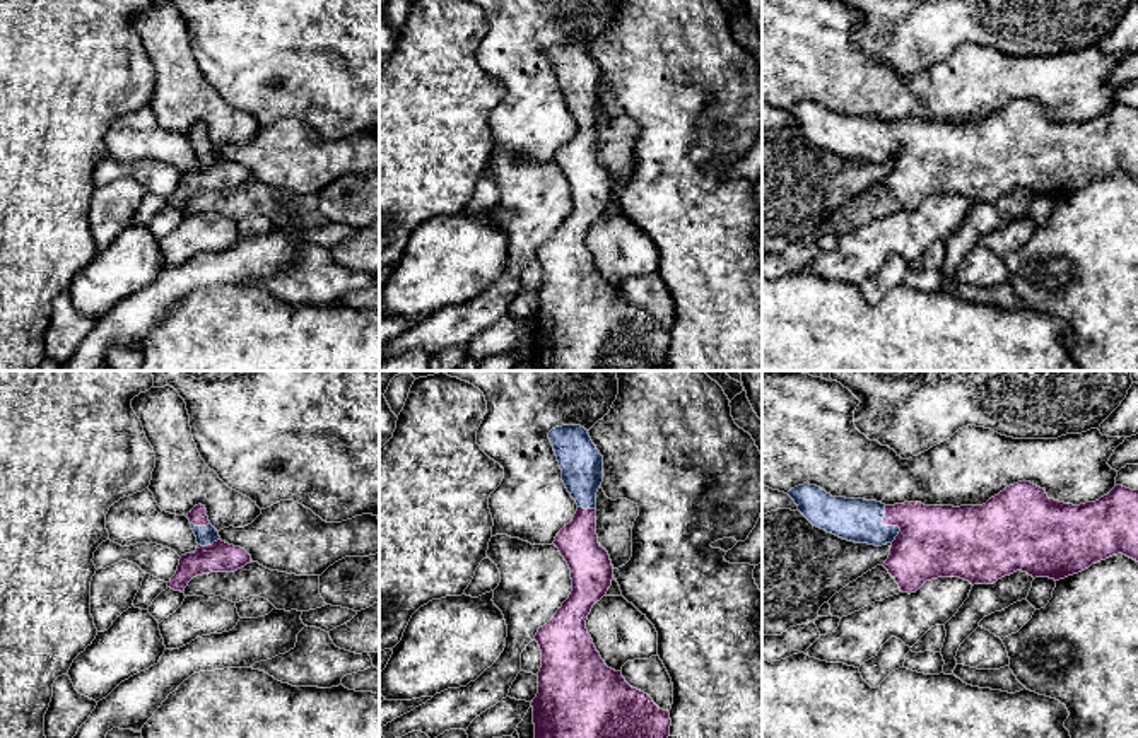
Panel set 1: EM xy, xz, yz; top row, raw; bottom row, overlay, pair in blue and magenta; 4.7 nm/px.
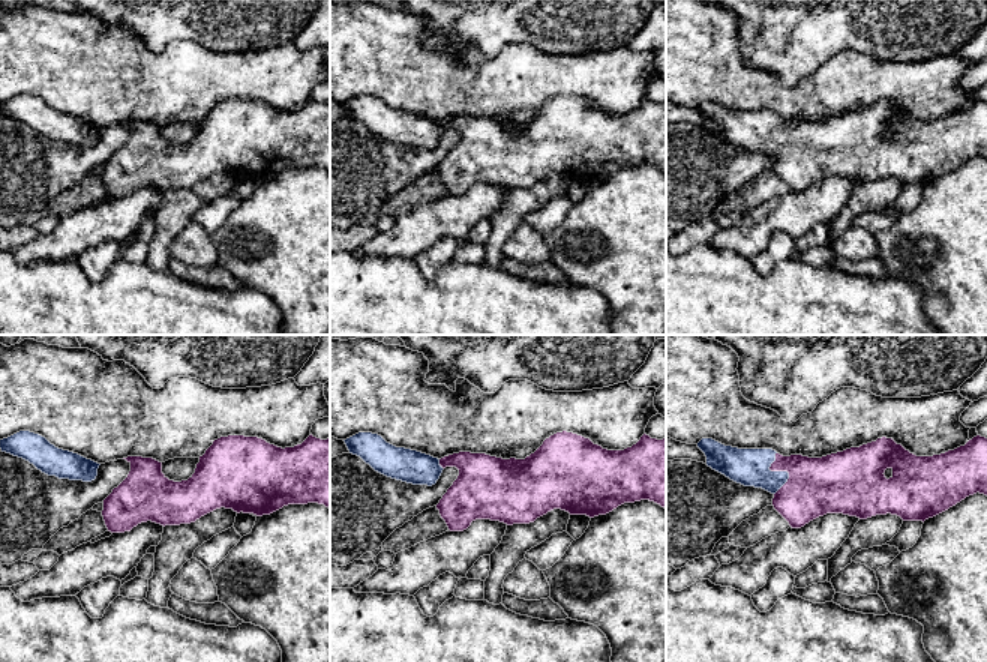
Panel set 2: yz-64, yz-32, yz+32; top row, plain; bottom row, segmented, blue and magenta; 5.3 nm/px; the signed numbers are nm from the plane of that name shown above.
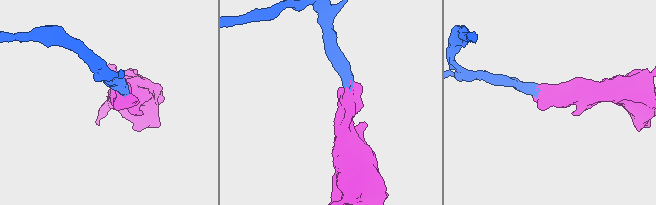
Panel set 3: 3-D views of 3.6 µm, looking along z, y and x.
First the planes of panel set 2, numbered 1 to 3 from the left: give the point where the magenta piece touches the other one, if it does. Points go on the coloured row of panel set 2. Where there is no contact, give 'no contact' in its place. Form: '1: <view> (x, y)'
1: no contact
2: yz-32 (438, 464)
3: yz+32 (782, 472)

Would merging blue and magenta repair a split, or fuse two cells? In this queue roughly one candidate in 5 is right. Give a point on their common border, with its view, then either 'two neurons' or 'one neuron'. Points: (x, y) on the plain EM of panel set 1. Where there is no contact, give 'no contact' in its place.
meets blue in yz at (889, 144); one neuron

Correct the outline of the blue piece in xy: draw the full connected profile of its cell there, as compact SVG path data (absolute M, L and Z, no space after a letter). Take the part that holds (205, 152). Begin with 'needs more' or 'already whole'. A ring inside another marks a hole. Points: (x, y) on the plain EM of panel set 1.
needs more | M195 123L186 135L198 162L195 169L181 173L178 188L167 205L183 210L197 193L234 190L251 179L251 173L244 166L220 157L219 149L208 138L205 123Z

